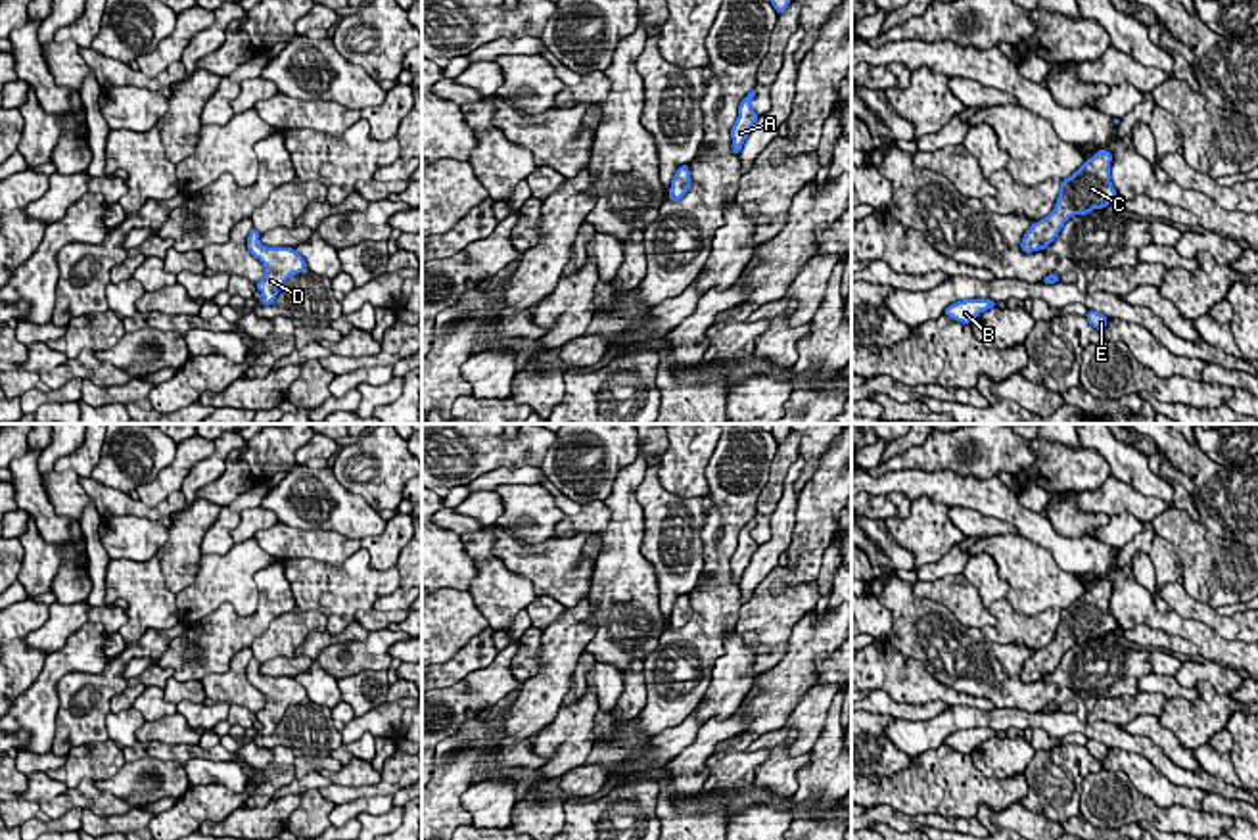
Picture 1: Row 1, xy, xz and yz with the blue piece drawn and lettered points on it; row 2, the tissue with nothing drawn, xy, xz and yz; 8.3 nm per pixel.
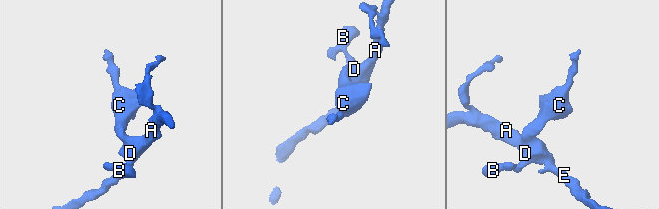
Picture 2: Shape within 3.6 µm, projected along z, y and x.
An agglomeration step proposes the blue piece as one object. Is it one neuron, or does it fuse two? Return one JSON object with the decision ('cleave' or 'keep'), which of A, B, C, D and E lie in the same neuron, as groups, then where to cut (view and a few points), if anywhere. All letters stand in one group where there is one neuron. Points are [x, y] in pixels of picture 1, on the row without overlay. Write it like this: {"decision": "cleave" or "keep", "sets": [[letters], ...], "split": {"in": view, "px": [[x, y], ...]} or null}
{"decision": "keep", "sets": [["A", "B", "C", "D", "E"]], "split": null}

